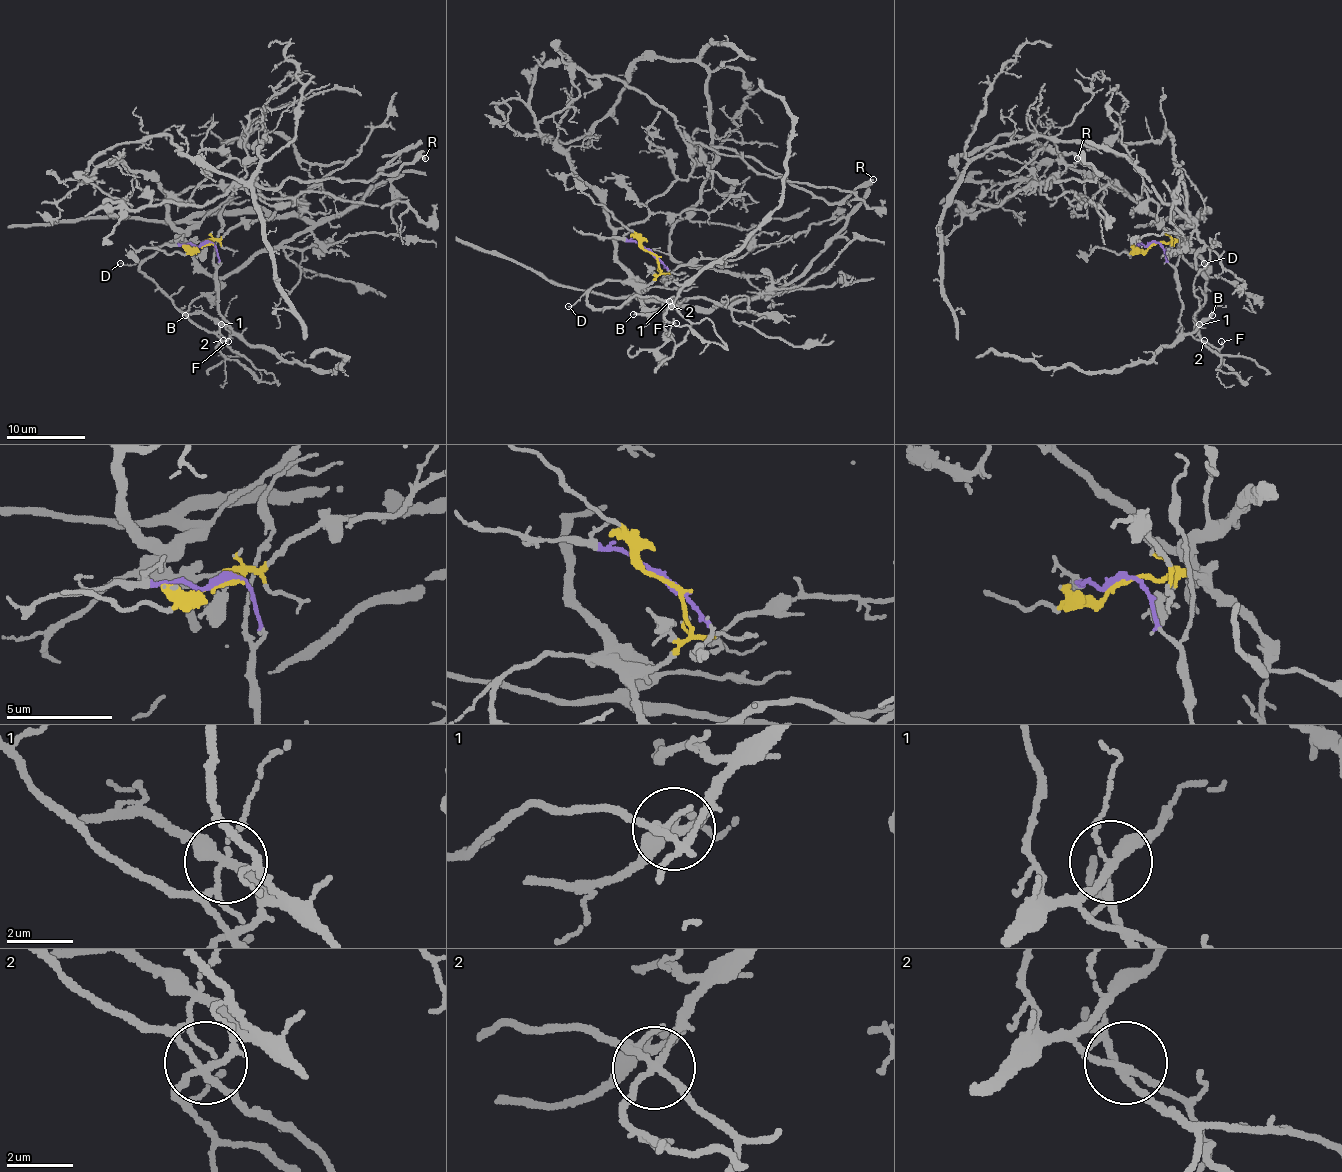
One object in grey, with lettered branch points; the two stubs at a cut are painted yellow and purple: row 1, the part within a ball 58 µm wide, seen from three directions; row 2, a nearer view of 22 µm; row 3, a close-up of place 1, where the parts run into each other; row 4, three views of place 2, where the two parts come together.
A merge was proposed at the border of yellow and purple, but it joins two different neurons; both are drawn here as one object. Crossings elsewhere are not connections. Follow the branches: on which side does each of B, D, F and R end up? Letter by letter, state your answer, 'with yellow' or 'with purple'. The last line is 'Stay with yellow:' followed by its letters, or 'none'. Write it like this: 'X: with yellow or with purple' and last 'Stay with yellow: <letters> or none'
B: with purple
D: with yellow
F: with purple
R: with yellow
Stay with yellow: D, R

